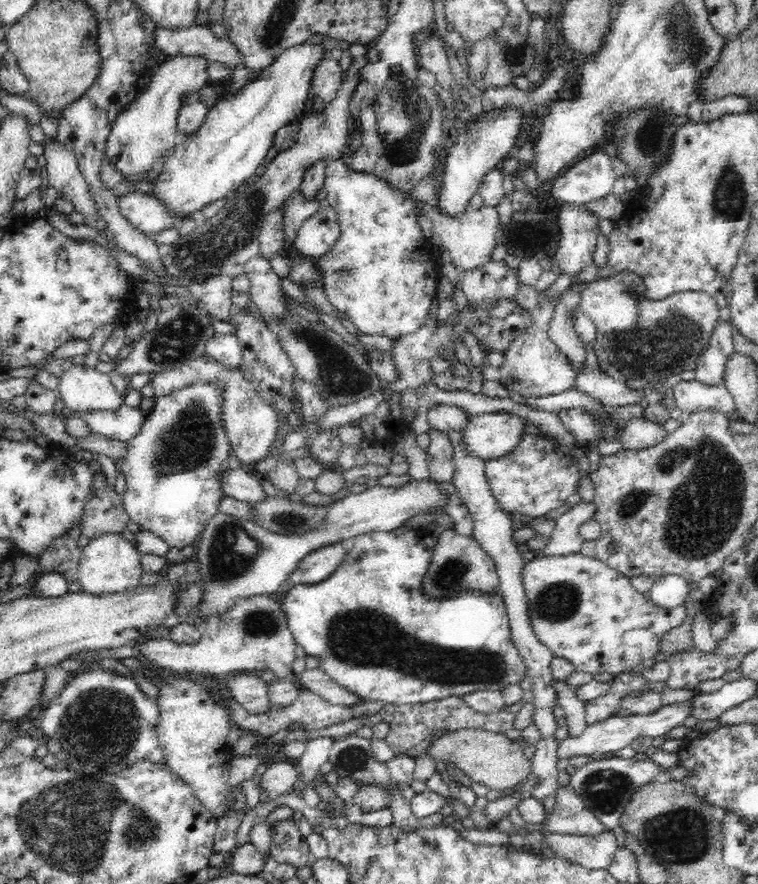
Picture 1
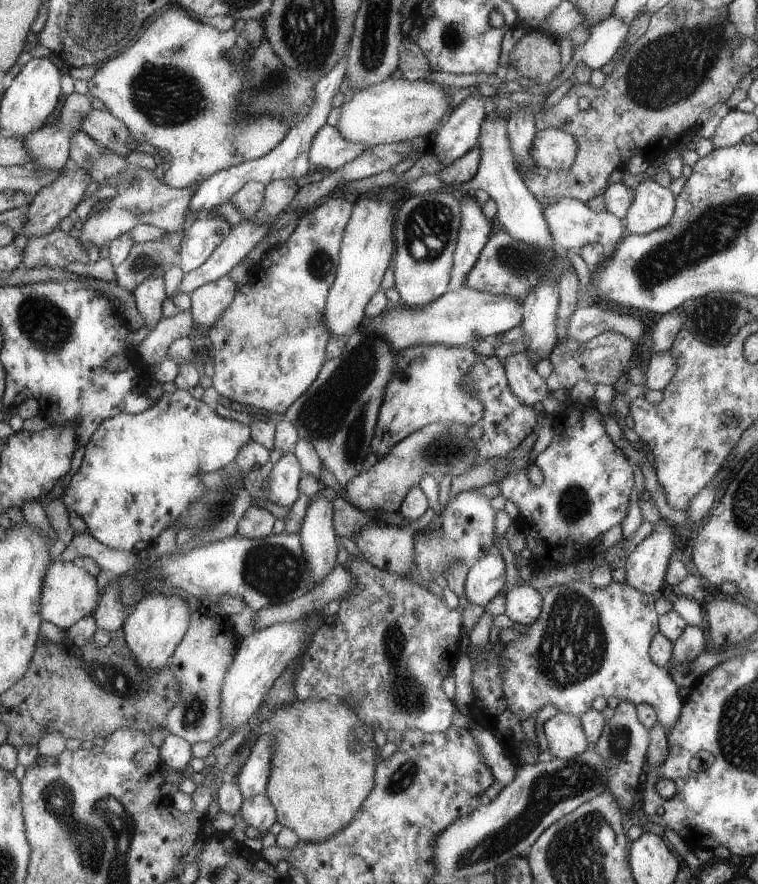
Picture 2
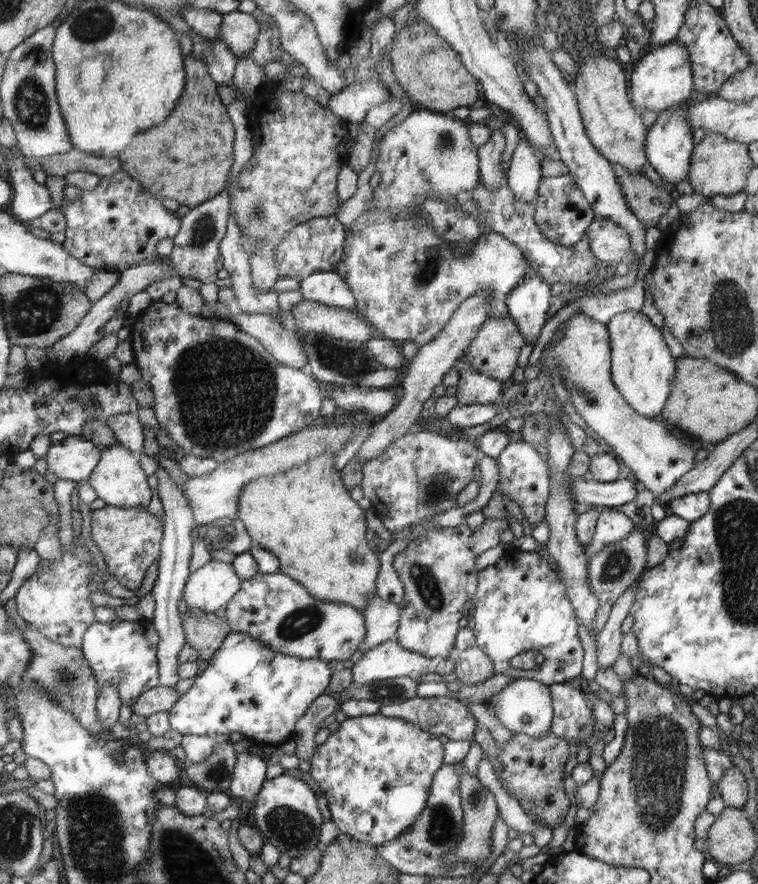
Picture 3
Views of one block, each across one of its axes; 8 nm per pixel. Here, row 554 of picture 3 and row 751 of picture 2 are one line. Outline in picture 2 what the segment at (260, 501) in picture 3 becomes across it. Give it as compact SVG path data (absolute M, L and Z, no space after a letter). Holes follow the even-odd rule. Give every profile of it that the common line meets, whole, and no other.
M334 699L294 700L289 705L279 707L262 729L273 734L275 751L271 758L271 773L265 794L274 805L277 821L293 830L302 843L328 840L348 826L357 812L364 806L370 792L376 787L376 750L372 727L360 724L360 718L344 704Z

